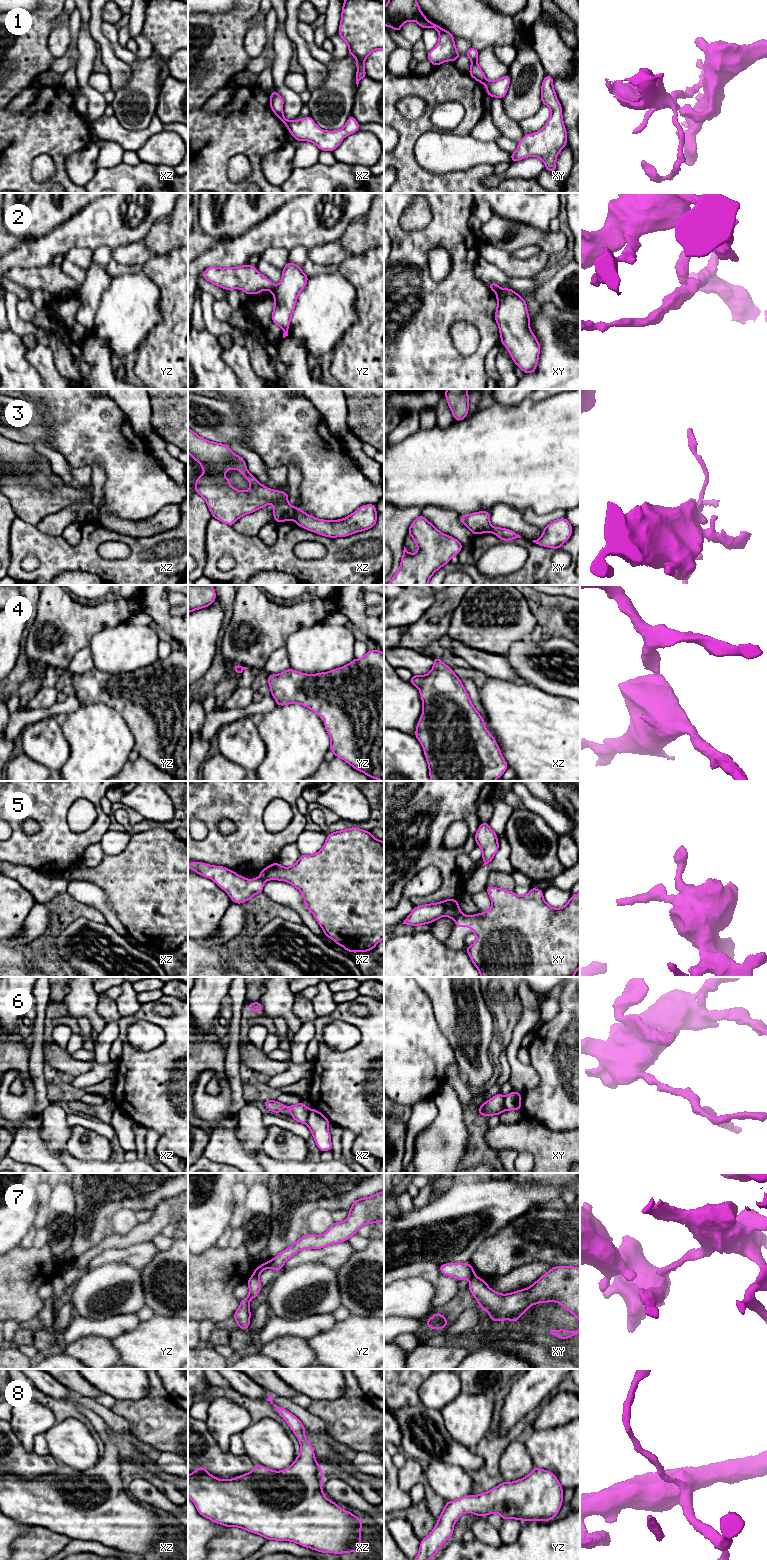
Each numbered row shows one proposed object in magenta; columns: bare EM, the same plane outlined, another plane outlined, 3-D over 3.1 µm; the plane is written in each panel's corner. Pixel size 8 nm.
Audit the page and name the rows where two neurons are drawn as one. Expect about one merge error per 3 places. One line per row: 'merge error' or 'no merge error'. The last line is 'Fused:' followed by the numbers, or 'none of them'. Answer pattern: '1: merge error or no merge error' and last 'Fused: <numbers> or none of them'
1: merge error
2: merge error
3: merge error
4: no merge error
5: merge error
6: merge error
7: merge error
8: no merge error
Fused: 1, 2, 3, 5, 6, 7

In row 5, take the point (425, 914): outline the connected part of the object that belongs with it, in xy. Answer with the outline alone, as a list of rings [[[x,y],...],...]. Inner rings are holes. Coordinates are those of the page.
[[[445,899],[438,903],[415,906],[402,924],[421,926],[430,924],[444,916],[456,921],[460,913],[461,909],[457,899]]]

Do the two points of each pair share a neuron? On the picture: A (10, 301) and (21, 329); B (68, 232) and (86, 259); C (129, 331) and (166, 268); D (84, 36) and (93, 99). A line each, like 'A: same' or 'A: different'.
A: same
B: different
C: different
D: same

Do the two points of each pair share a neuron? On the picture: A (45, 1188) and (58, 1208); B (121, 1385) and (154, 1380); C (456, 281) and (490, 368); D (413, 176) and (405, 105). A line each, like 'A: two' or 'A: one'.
A: two
B: two
C: two
D: two

